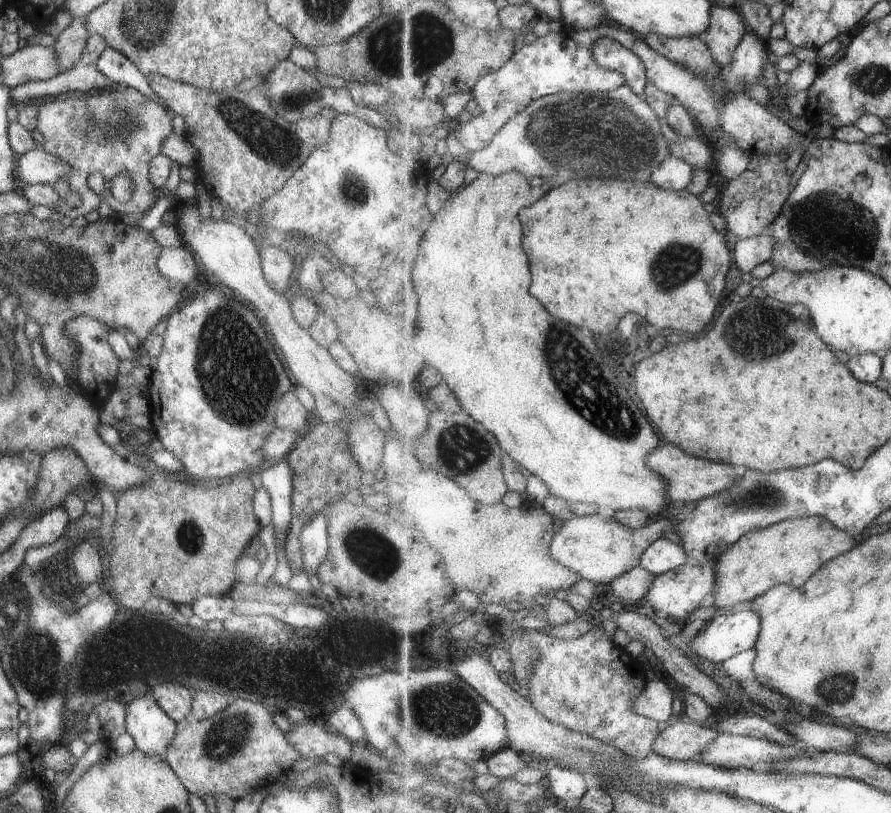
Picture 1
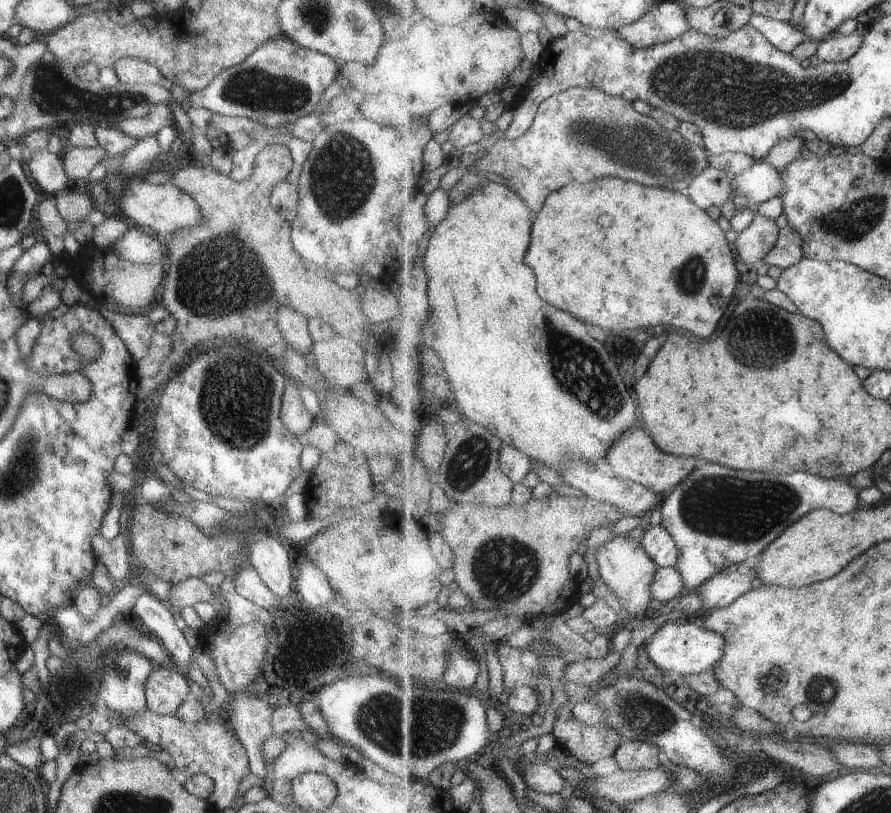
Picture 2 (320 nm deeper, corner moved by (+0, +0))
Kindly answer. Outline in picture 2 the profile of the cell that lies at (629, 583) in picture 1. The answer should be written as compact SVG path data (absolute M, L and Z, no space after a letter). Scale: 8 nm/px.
M659 567L651 584L651 596L668 607L683 596L685 589L683 576L675 567Z

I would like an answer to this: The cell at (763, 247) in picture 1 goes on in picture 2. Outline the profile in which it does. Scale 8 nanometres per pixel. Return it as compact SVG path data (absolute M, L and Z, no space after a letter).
M786 224L780 230L779 241L776 248L763 258L763 263L769 267L776 267L781 270L796 266L805 257L803 250L803 238L795 232L795 228Z

